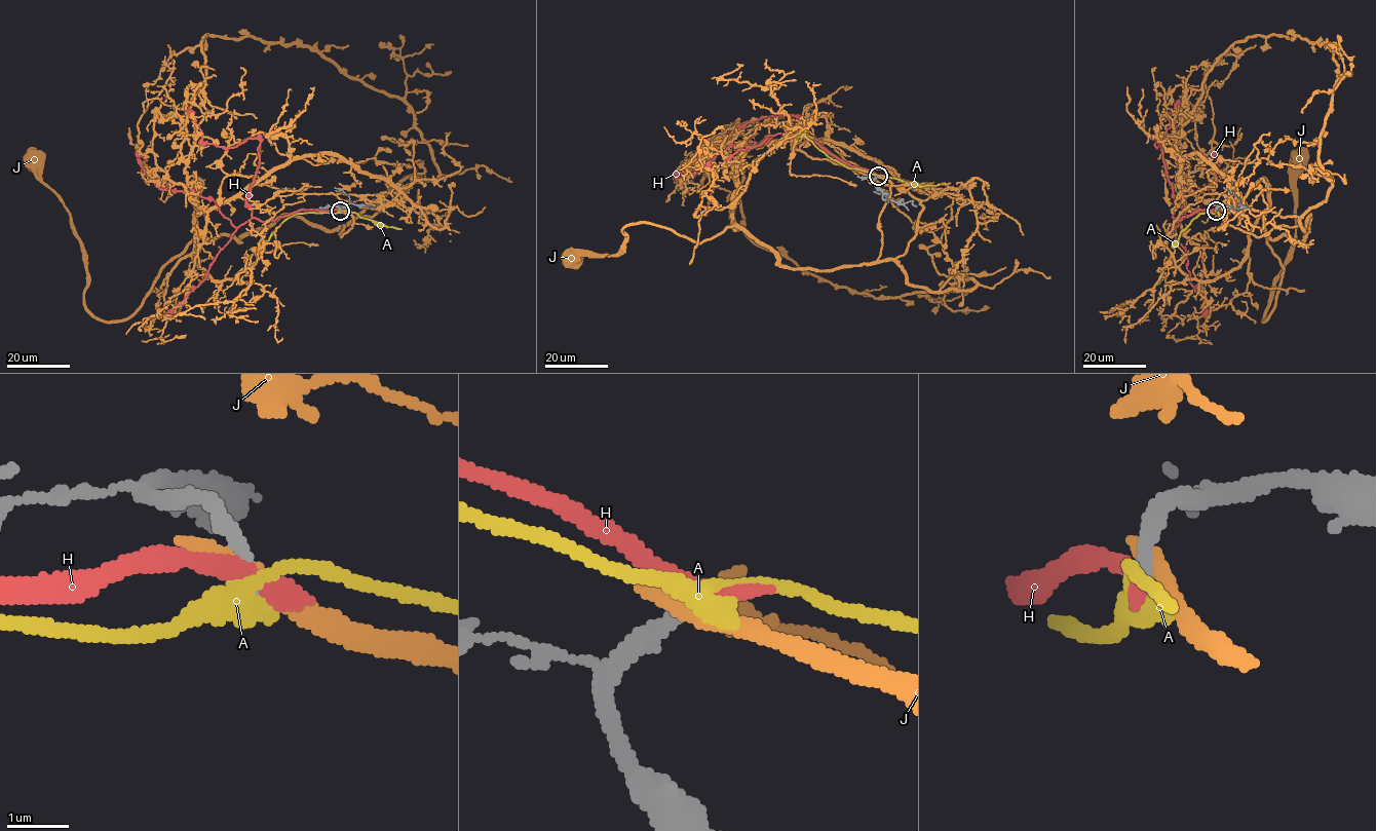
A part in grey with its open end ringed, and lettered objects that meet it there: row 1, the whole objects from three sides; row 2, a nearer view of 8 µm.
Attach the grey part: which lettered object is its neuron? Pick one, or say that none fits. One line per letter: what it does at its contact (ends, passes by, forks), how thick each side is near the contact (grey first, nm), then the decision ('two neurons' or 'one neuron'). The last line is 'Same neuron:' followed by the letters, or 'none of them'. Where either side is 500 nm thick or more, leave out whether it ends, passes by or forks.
A: it passes by | 240/380 nm | two neurons
H: it ends | 280/360 nm | two neurons
J: it ends | 320/400 nm | two neurons
Same neuron: none of them

